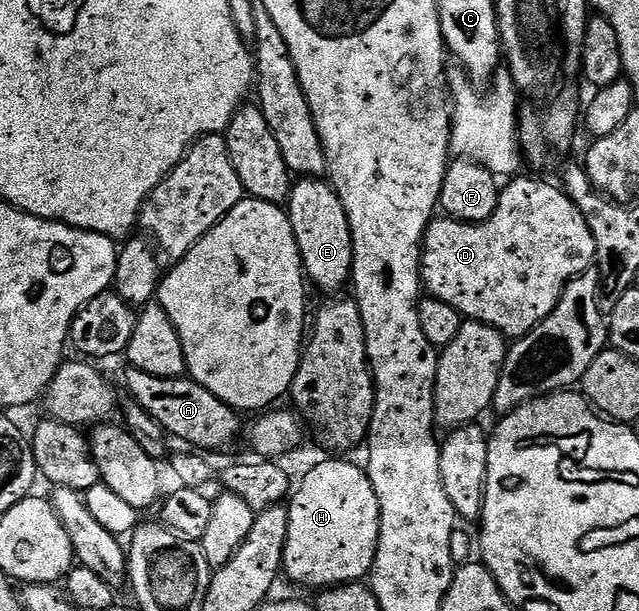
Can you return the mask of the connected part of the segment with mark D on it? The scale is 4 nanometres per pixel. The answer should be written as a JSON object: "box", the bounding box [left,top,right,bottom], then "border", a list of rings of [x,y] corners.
{"box":[422,178,596,340],"border":[[[518,178],[501,187],[496,212],[488,220],[458,222],[449,216],[435,217],[422,239],[422,284],[429,297],[444,300],[459,310],[463,319],[488,324],[510,340],[522,338],[541,324],[562,299],[566,285],[596,262],[596,244],[586,218],[565,189],[555,186]]]}

